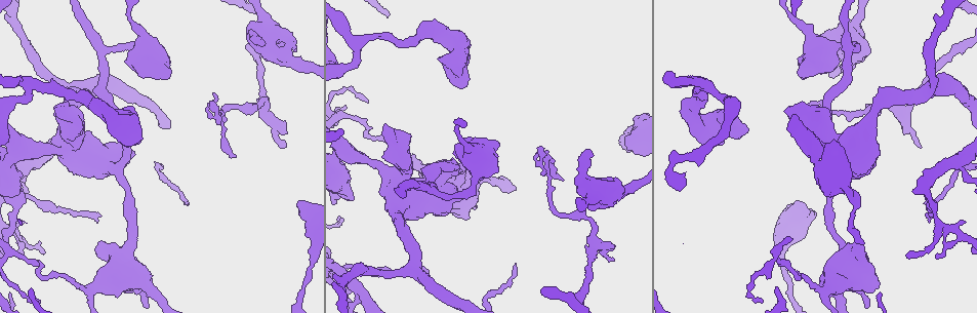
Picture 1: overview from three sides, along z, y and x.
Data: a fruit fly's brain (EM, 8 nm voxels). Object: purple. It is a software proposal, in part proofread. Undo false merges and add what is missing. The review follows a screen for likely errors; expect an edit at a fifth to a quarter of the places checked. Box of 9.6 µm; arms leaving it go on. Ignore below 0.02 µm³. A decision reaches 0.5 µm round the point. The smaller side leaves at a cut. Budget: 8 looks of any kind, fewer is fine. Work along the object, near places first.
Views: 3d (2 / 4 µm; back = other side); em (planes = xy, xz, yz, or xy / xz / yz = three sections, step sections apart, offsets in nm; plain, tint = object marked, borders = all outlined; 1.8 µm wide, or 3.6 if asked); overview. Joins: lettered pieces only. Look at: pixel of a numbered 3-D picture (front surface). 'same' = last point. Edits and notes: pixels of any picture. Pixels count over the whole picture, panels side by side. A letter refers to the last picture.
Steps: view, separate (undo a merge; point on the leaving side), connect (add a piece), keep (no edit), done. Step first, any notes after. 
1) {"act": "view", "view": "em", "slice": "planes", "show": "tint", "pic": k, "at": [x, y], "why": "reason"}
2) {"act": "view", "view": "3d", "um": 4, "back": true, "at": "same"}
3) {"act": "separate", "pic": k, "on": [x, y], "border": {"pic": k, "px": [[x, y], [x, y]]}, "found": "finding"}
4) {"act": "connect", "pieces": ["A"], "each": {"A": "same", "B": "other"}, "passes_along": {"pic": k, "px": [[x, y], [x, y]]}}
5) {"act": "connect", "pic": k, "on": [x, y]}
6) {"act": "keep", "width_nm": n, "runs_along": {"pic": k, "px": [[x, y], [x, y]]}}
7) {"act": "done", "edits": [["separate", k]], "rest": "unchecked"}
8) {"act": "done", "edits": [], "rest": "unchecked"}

{"act": "view", "view": "3d", "um": 4, "pic": 1, "at": [846, 139], "why": "sudden change in width"}

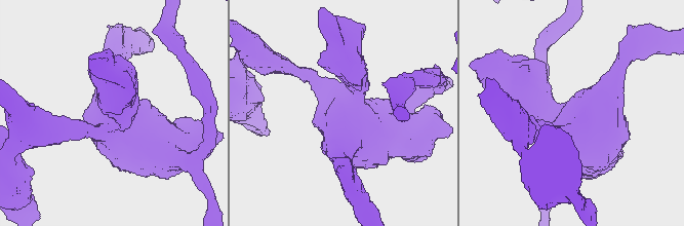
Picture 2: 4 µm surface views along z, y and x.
{"act": "view", "view": "em", "um": 3.6, "slice": "planes", "show": "borders", "pic": 2, "at": [573, 114], "why": "need the tissue"}

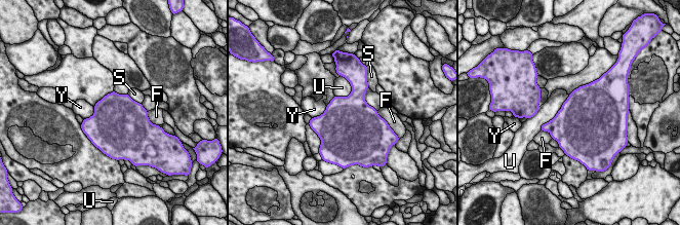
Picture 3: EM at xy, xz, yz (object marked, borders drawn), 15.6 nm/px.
{"act": "keep", "each": {"F": "other", "S": "other", "U": "other", "Y": "other"}, "border": {"pic": 3, "px": [[569, 95], [558, 112], [541, 127]]}, "found": "one neuron here"}

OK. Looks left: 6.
{"act": "view", "view": "em", "um": 3.6, "slice": "xz", "step": 16, "show": "borders", "pic": 1, "at": [100, 217]}

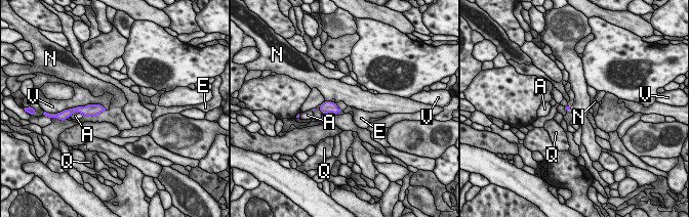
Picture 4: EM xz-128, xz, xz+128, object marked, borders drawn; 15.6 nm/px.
{"act": "view", "view": "em", "um": 3.6, "slice": "planes", "show": "borders", "at": "same"}

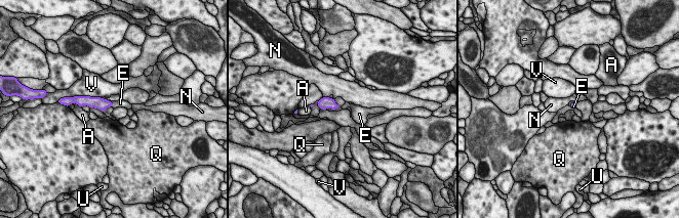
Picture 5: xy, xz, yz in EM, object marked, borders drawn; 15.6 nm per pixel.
{"act": "connect", "pieces": ["E"], "longest_contact_nm": ["V", 340], "each": {"A": "other", "E": "same", "N": "other", "Q": "other", "U": "other", "V": "other"}, "passes_along": {"pic": 5, "px": [[96, 102], [109, 101], [120, 103]]}, "found": "the neuron continues"}

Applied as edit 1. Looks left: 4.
{"act": "view", "view": "overview"}

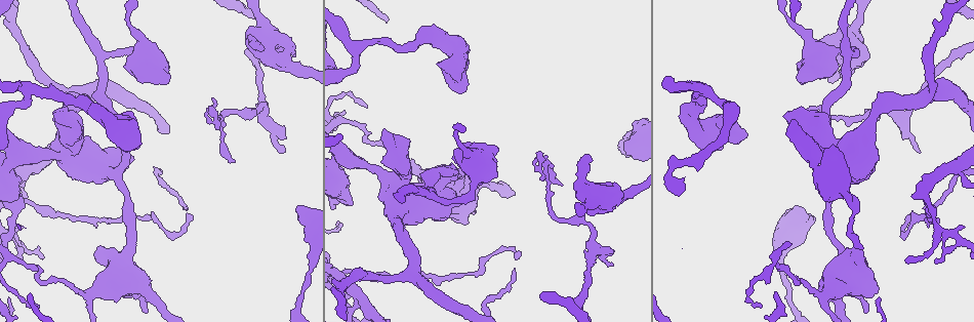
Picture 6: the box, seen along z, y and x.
{"act": "view", "view": "3d", "um": 4, "pic": 6, "at": [823, 296], "why": "thin arm on a thick one"}

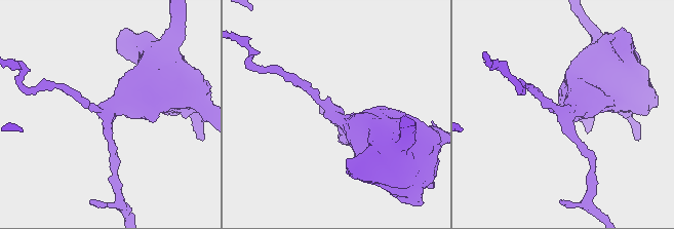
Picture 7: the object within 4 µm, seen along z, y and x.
{"act": "view", "view": "em", "um": 3.6, "slice": "xy", "step": 16, "show": "borders", "pic": 7, "at": [104, 111], "arms": 3, "why": "shape alone is not enough"}

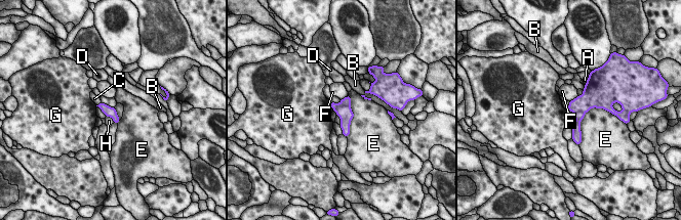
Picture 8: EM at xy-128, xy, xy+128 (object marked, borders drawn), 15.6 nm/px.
{"act": "view", "view": "em", "um": 3.6, "slice": "planes", "show": "borders", "at": "same", "why": "another direction"}

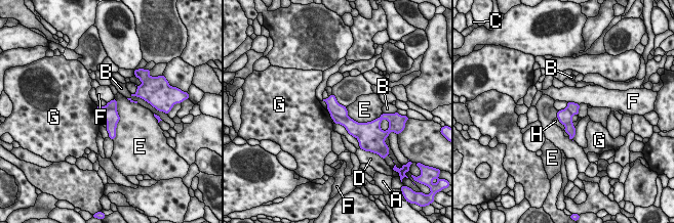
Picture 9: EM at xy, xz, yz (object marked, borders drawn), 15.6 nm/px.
{"act": "keep", "longest_contact_nm": ["E", 650], "each": {"A": "other", "B": "other", "C": "other", "D": "other", "E": "other", "F": "other", "G": "other", "H": "other"}, "runs_along": {"pic": 9, "px": [[328, 100], [356, 130], [360, 131]]}, "found": "all the same neuron"}

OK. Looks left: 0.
{"act": "done", "edits": [["connect", 5]], "rest": "unchecked"}

